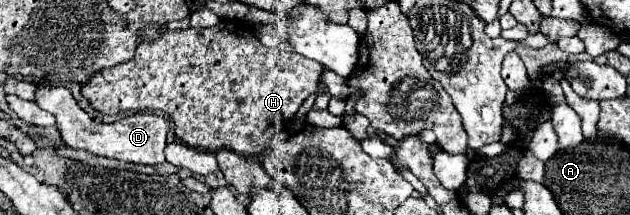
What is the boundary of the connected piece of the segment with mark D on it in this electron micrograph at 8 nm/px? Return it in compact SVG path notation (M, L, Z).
M37 86L33 102L51 112L57 120L57 130L63 138L63 142L69 148L83 148L91 154L115 158L123 162L135 162L135 164L161 164L163 162L163 150L165 150L165 134L169 130L169 122L163 116L139 112L133 116L127 116L113 124L95 124L75 102L71 92L65 86Z

